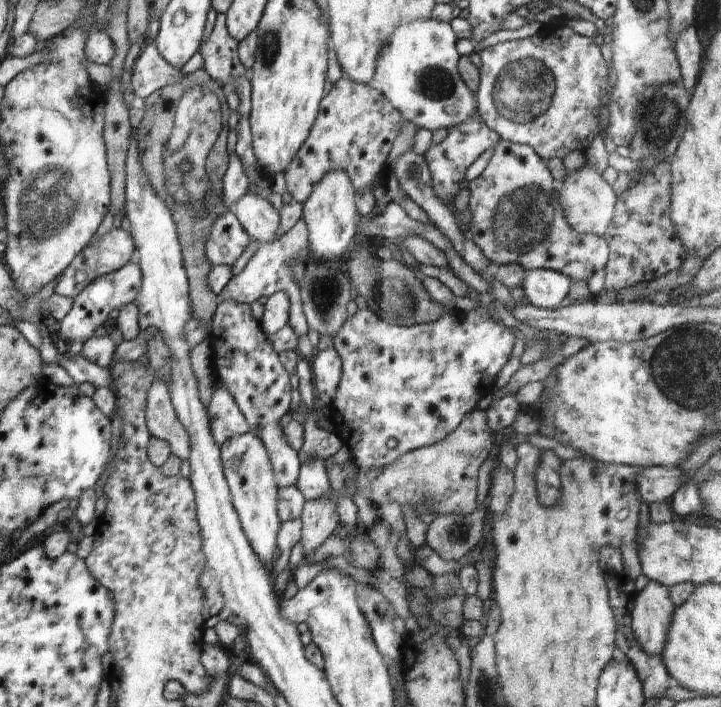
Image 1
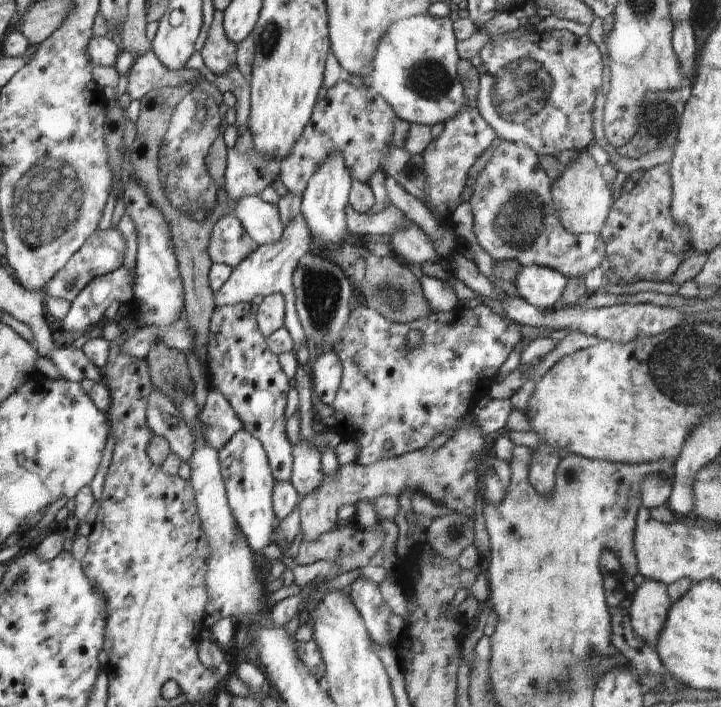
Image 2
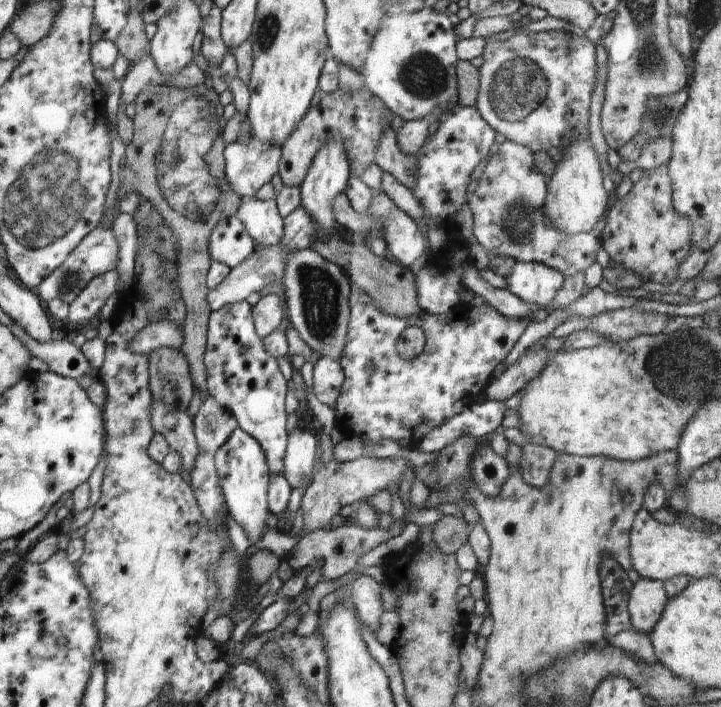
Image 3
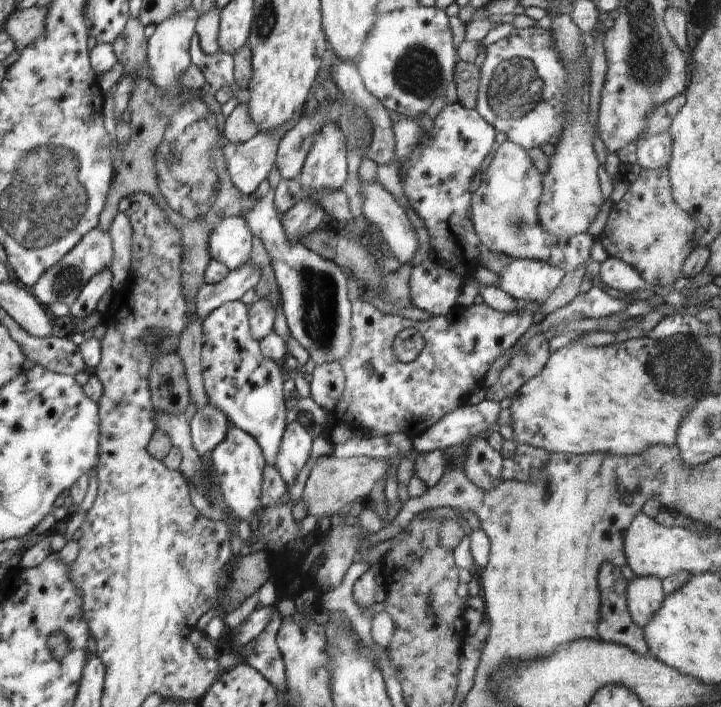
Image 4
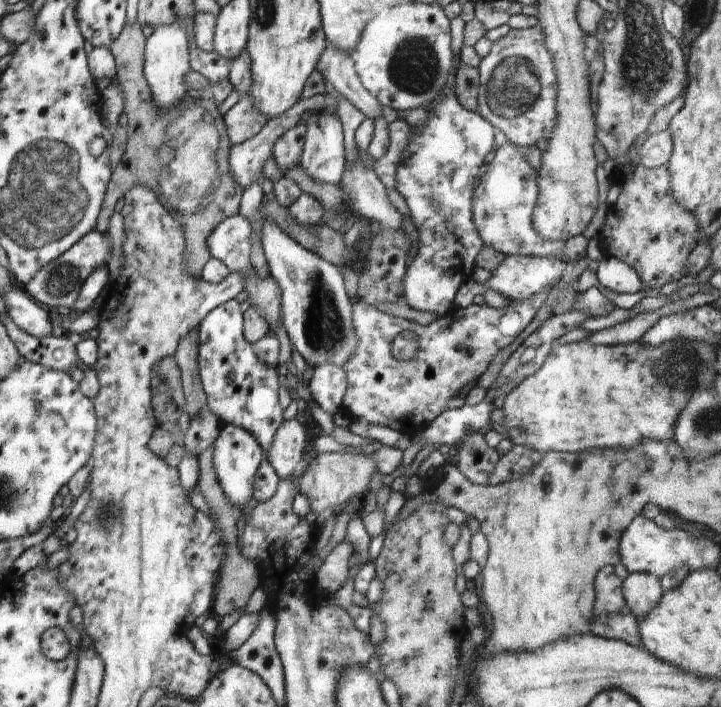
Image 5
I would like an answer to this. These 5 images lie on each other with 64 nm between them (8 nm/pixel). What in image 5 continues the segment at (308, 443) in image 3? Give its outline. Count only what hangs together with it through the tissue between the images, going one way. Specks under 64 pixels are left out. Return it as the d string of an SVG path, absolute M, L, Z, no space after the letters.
M296 419L283 420L265 454L266 460L279 479L286 478L294 472L294 468L302 460L310 438L306 428Z

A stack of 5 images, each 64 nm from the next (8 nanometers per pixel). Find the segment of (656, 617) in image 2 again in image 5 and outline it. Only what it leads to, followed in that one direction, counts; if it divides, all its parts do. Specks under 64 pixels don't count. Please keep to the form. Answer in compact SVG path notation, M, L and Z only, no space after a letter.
M630 573L621 586L625 603L639 621L659 602L663 595L661 580L652 573Z

